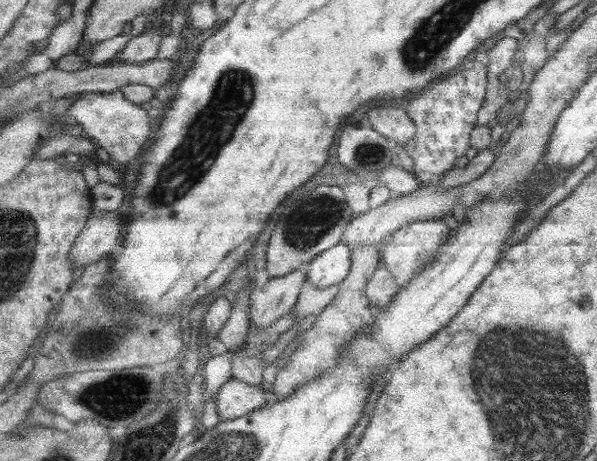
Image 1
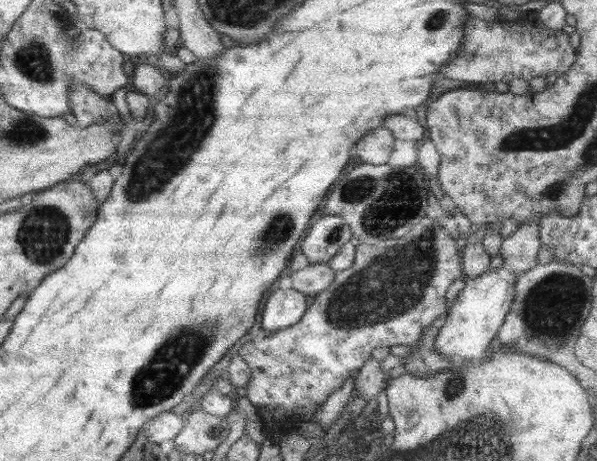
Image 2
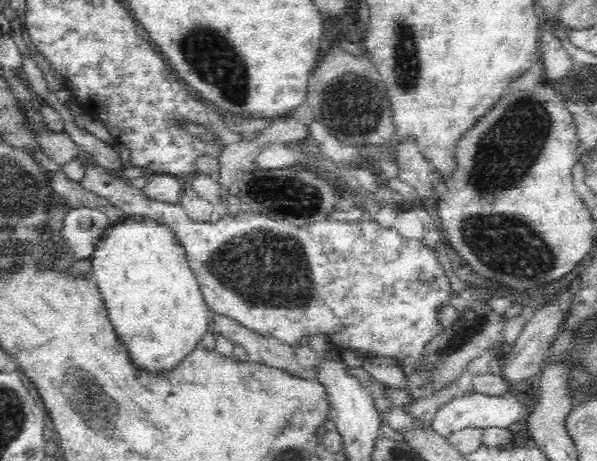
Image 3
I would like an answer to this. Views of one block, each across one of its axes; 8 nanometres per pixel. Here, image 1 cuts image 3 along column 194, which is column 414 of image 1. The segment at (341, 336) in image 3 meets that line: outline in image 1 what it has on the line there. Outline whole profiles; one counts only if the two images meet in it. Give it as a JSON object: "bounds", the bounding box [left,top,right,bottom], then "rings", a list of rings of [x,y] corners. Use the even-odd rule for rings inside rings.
{"bounds":[380,220,449,288],"rings":[[[414,220],[410,224],[405,224],[391,236],[391,242],[386,246],[381,246],[380,261],[392,273],[396,284],[403,288],[408,284],[417,272],[422,272],[425,266],[435,258],[437,250],[445,242],[449,233],[448,225],[444,220]]]}

